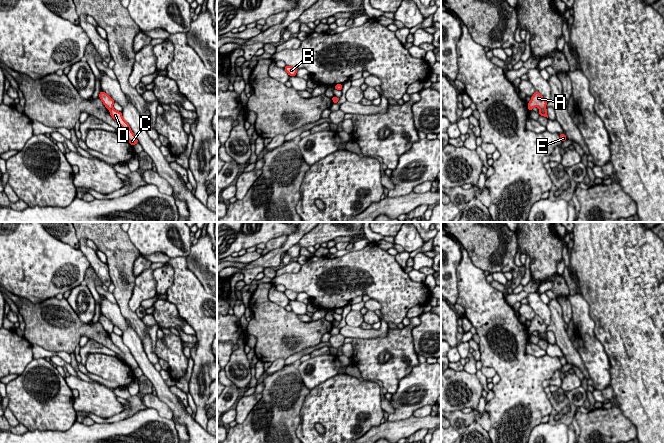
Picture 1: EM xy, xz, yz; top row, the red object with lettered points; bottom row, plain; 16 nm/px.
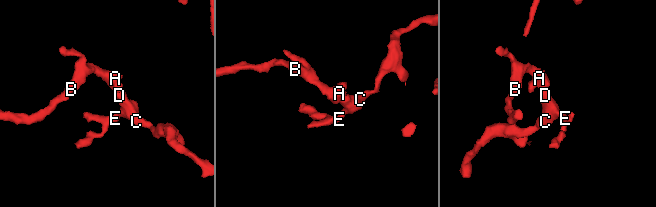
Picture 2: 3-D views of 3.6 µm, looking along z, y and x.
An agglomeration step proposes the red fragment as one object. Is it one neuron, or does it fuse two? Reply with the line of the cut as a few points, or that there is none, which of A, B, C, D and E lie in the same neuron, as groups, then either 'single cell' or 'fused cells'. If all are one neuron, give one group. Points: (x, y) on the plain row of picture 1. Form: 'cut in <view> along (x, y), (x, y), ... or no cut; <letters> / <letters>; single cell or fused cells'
cut in yz along (540, 332), (545, 333); A B / C D E; fused cells

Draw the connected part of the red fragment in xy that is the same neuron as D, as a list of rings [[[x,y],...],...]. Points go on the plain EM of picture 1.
[[[111,333],[110,339],[124,353],[124,362],[132,369],[139,367],[136,360],[132,356],[129,348],[123,343],[122,336]]]

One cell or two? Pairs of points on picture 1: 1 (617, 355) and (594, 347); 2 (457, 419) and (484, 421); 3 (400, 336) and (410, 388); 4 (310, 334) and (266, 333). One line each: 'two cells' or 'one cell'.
1: two cells
2: one cell
3: two cells
4: one cell

